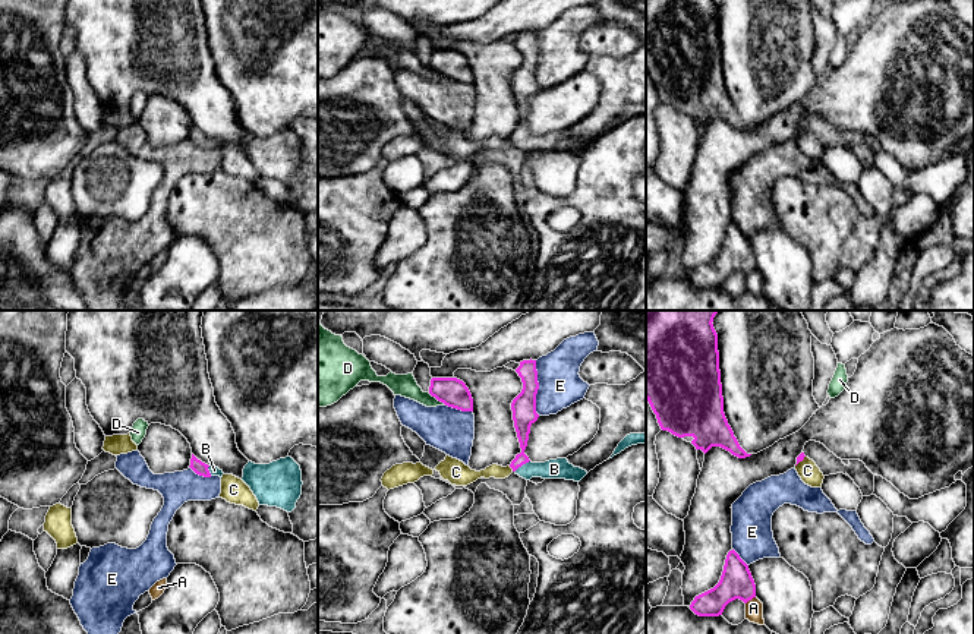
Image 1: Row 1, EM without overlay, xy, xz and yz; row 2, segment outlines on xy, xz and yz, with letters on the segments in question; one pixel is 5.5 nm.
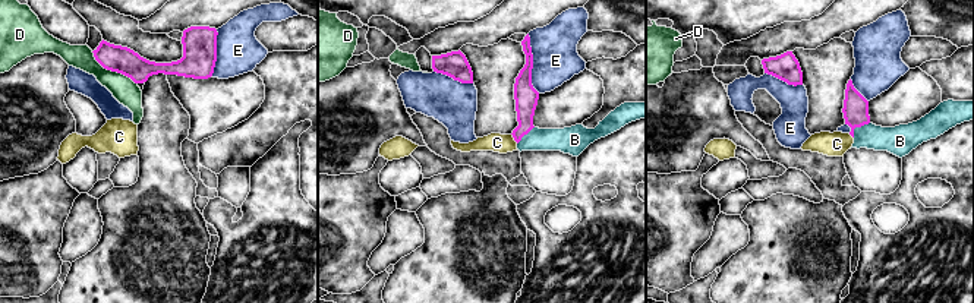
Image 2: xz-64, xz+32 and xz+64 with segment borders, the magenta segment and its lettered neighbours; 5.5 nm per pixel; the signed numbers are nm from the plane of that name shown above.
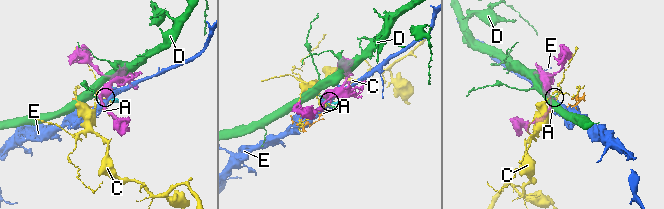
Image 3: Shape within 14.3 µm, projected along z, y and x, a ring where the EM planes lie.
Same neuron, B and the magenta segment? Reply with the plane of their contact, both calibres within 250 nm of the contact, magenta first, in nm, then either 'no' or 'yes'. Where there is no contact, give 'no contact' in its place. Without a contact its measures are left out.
xz | 110/110 nm | yes

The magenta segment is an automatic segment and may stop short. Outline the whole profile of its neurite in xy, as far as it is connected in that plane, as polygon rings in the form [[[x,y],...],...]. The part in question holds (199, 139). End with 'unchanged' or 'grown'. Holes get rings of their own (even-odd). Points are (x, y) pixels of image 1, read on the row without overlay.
[[[193,126],[190,130],[190,138],[189,138],[196,146],[204,148],[204,149],[211,149],[211,148],[220,148],[223,149],[223,142],[214,138],[208,138],[198,132]]] | grown

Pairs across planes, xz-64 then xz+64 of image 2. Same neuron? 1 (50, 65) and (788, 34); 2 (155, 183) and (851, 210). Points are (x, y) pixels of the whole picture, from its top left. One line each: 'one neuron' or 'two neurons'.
1: two neurons
2: two neurons

